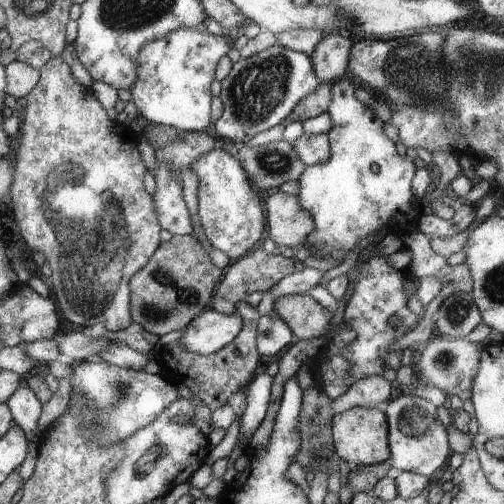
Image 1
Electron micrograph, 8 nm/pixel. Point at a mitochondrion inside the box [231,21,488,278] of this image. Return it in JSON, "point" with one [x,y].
{"point":[404,71]}

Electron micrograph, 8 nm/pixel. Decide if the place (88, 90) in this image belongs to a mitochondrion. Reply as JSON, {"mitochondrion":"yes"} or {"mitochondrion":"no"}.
{"mitochondrion":"no"}

